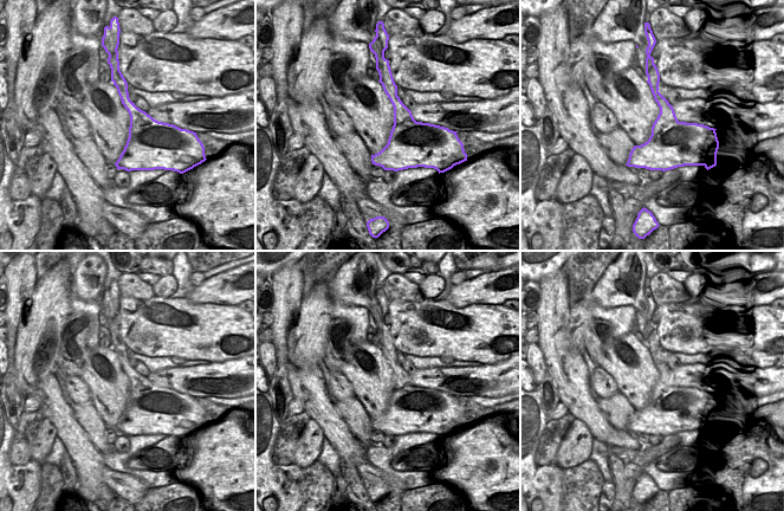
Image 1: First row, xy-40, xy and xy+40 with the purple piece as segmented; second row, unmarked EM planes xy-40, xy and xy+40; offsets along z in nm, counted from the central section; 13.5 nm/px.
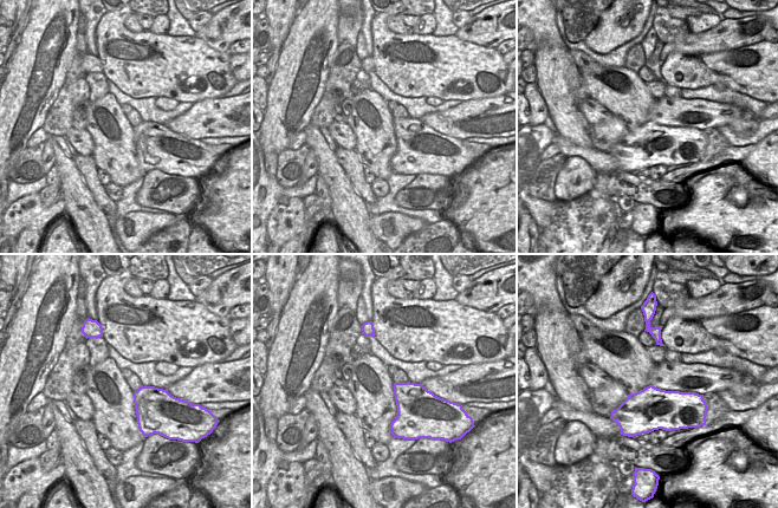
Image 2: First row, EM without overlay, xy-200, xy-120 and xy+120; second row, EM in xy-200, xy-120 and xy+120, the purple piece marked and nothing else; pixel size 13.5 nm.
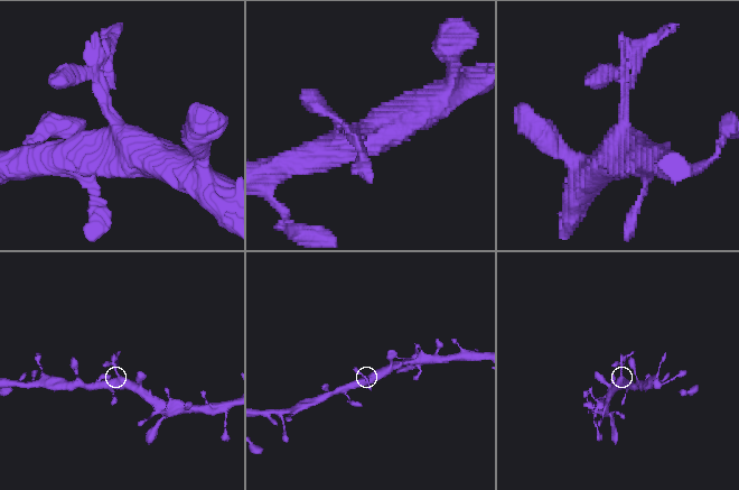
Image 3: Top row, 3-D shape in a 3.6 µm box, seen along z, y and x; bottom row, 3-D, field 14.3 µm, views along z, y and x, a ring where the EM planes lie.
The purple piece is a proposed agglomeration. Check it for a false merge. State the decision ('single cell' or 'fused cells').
single cell

